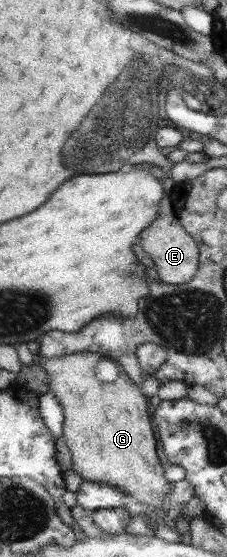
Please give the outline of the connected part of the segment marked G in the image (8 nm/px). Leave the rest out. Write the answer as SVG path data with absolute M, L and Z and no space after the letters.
M79 352L66 356L50 358L50 360L39 360L39 364L46 370L49 390L56 401L62 406L63 426L62 437L66 447L70 449L71 469L84 480L105 482L110 487L119 489L123 495L133 497L136 503L147 505L152 511L159 514L164 513L167 505L163 497L171 490L171 482L164 478L166 466L160 464L156 447L154 446L154 435L150 426L151 416L148 410L148 399L142 395L137 386L124 372L124 377L116 377L112 383L104 383L94 375L94 367L100 357L100 353Z

